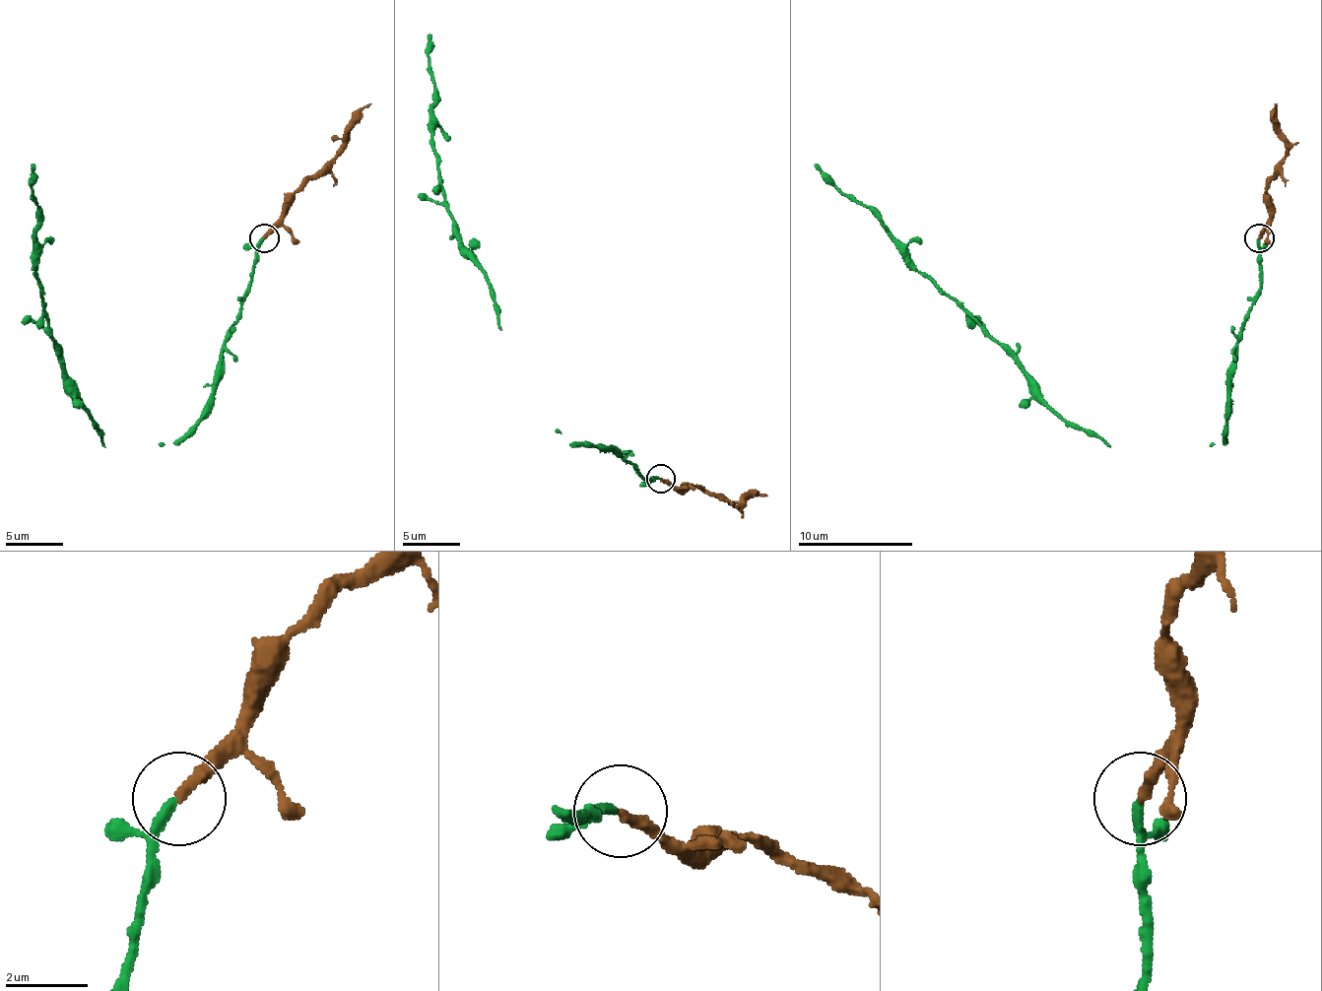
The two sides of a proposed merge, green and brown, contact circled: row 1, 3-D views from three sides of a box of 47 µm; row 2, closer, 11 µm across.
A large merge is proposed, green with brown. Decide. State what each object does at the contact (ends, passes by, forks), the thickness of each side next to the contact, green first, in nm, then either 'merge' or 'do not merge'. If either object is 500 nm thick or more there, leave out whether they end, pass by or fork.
green passes by; brown ends there; 160 nm thick on the green side, 280 nm on the other; merge

